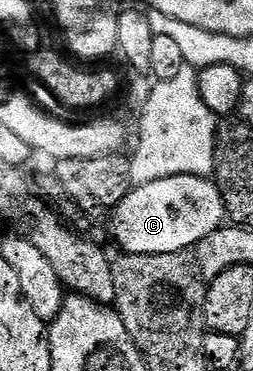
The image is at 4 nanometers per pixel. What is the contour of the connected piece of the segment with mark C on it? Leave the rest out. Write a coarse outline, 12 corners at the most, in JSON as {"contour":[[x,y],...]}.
{"contour":[[172,176],[112,209],[118,249],[196,249],[226,223],[212,179]]}

